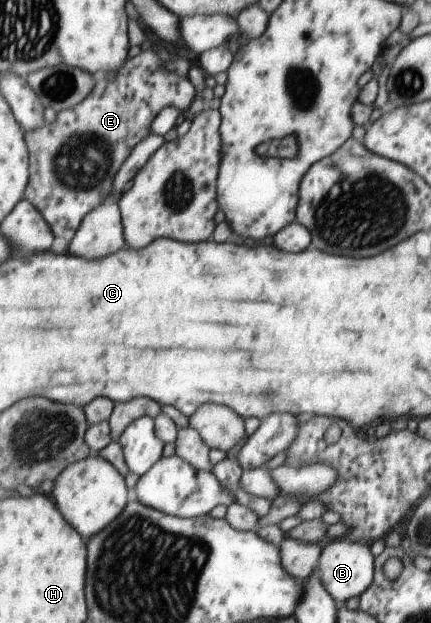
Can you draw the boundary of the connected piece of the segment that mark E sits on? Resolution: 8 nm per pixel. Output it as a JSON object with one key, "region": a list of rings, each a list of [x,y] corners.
{"region":[[[152,50],[136,52],[136,56],[127,60],[116,74],[113,81],[100,80],[92,93],[76,107],[58,112],[52,123],[27,132],[31,152],[31,182],[28,183],[25,198],[43,212],[44,219],[55,232],[56,240],[66,241],[68,245],[78,233],[84,218],[112,196],[116,175],[131,157],[136,145],[152,134],[152,119],[156,113],[164,107],[184,111],[194,99],[194,87],[188,78],[164,71],[162,59],[158,59]]]}

